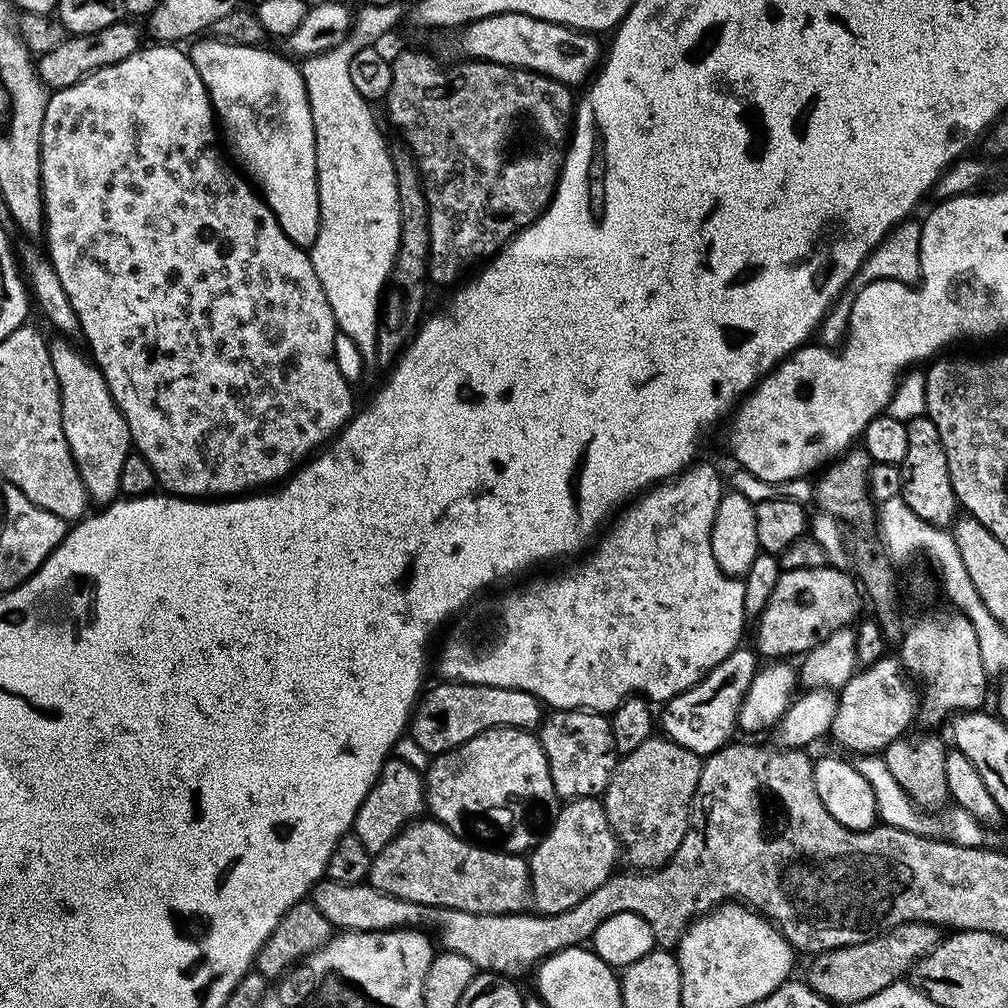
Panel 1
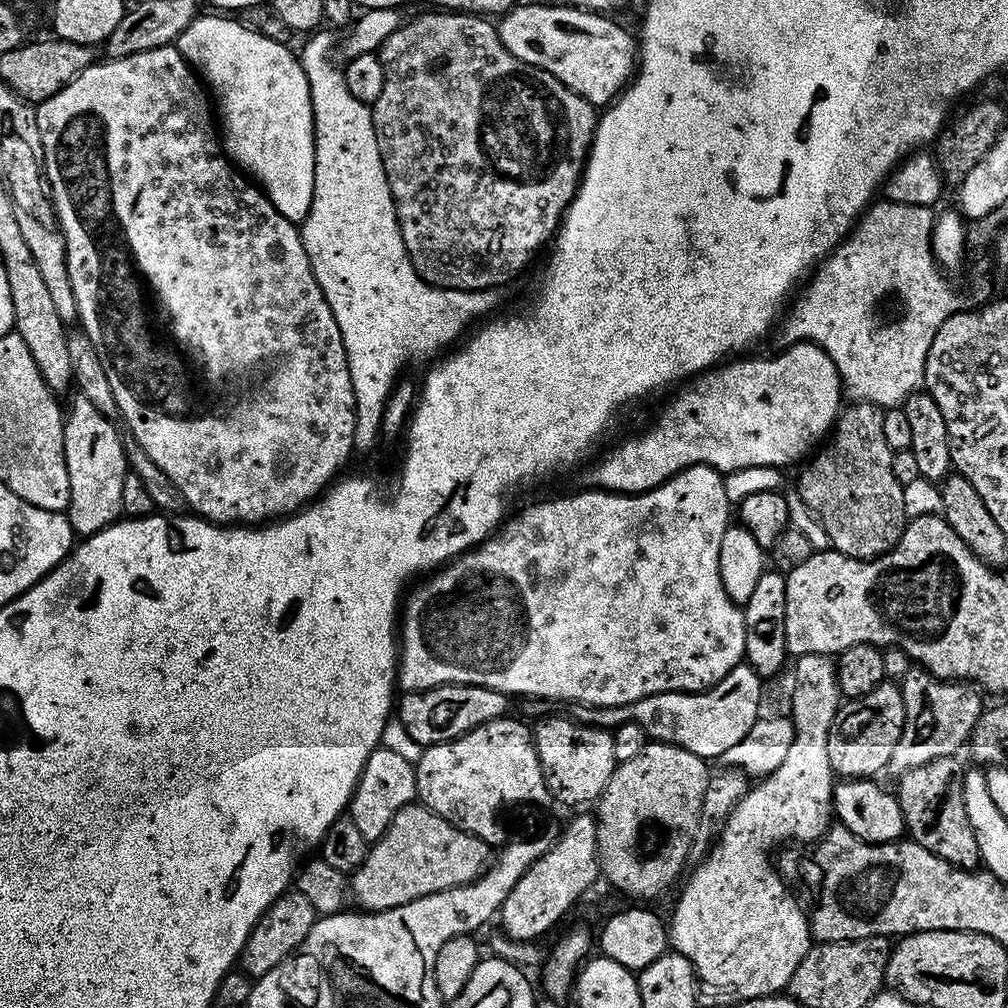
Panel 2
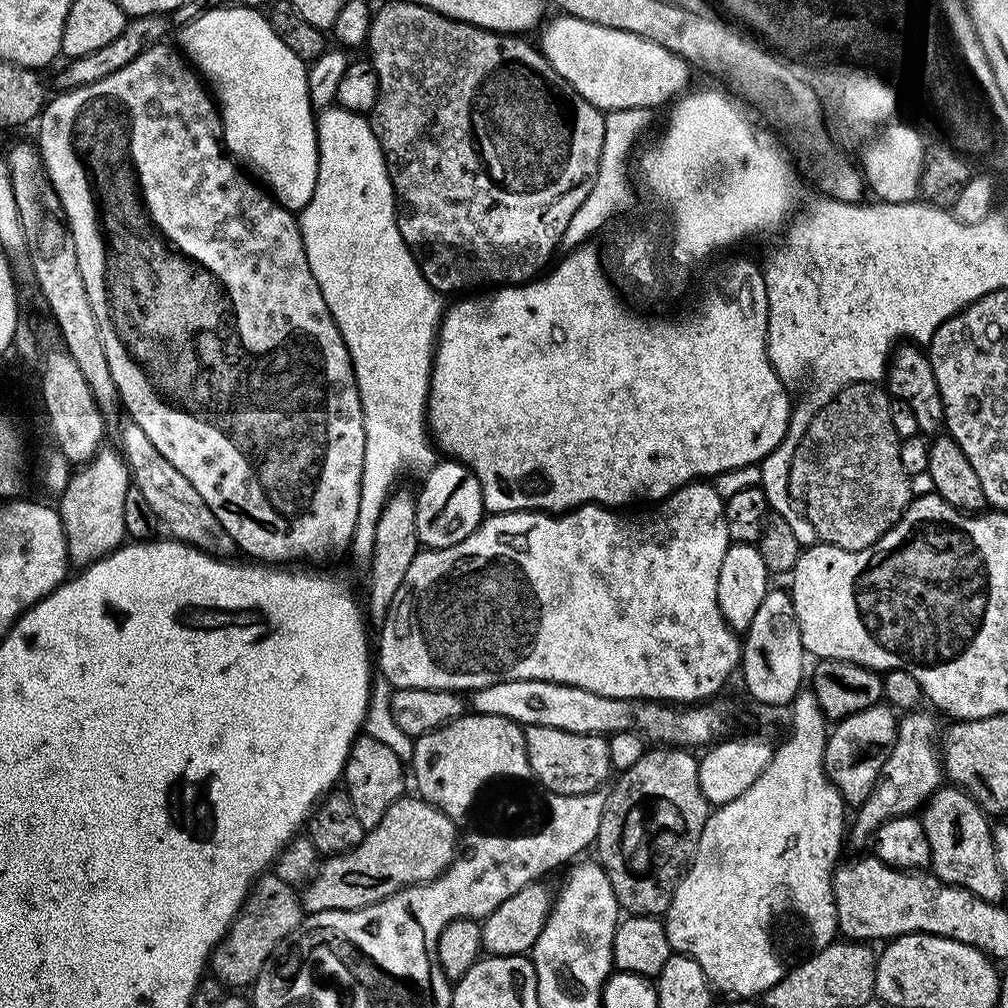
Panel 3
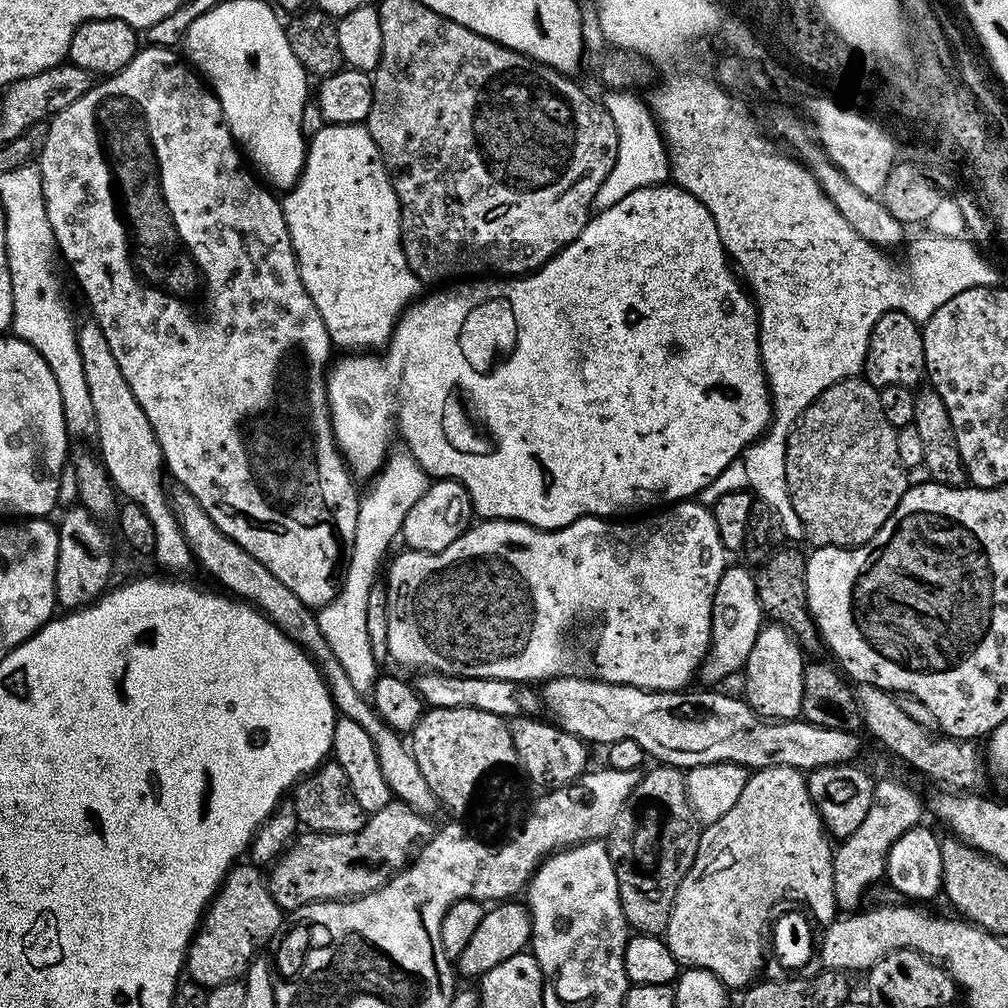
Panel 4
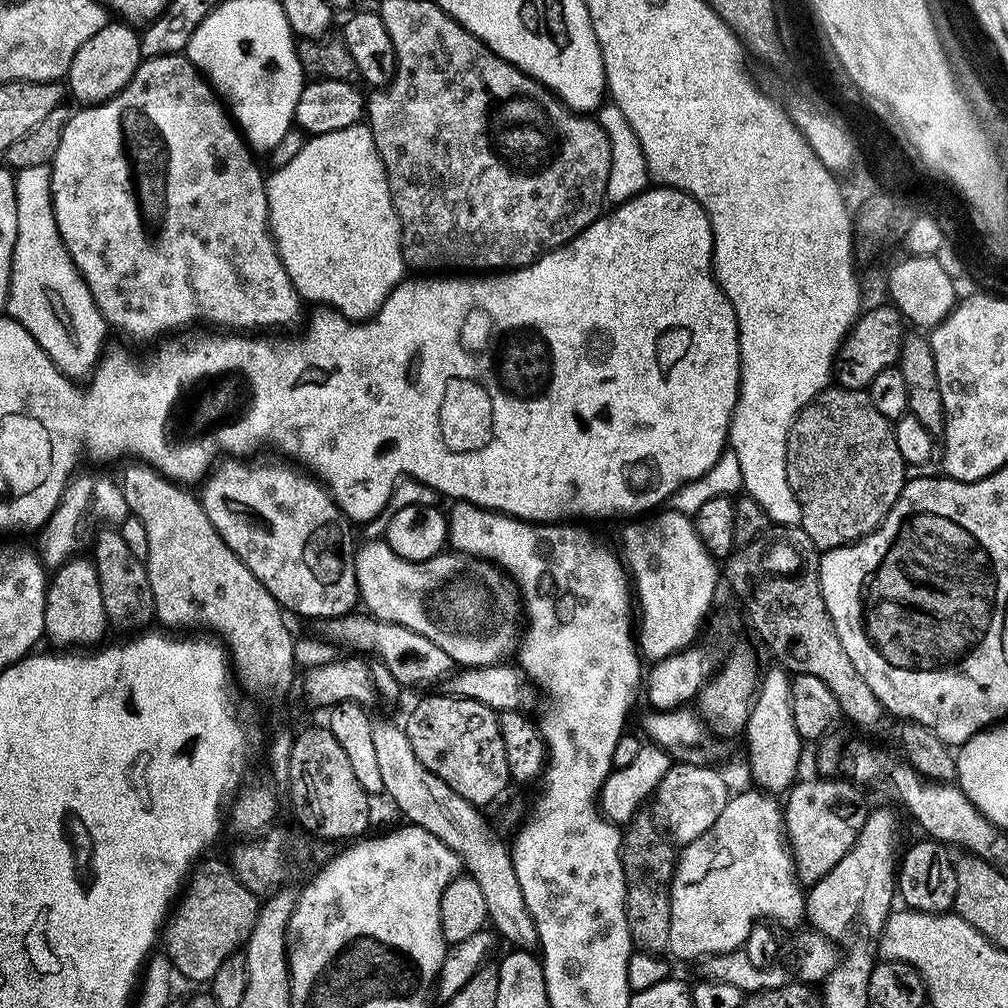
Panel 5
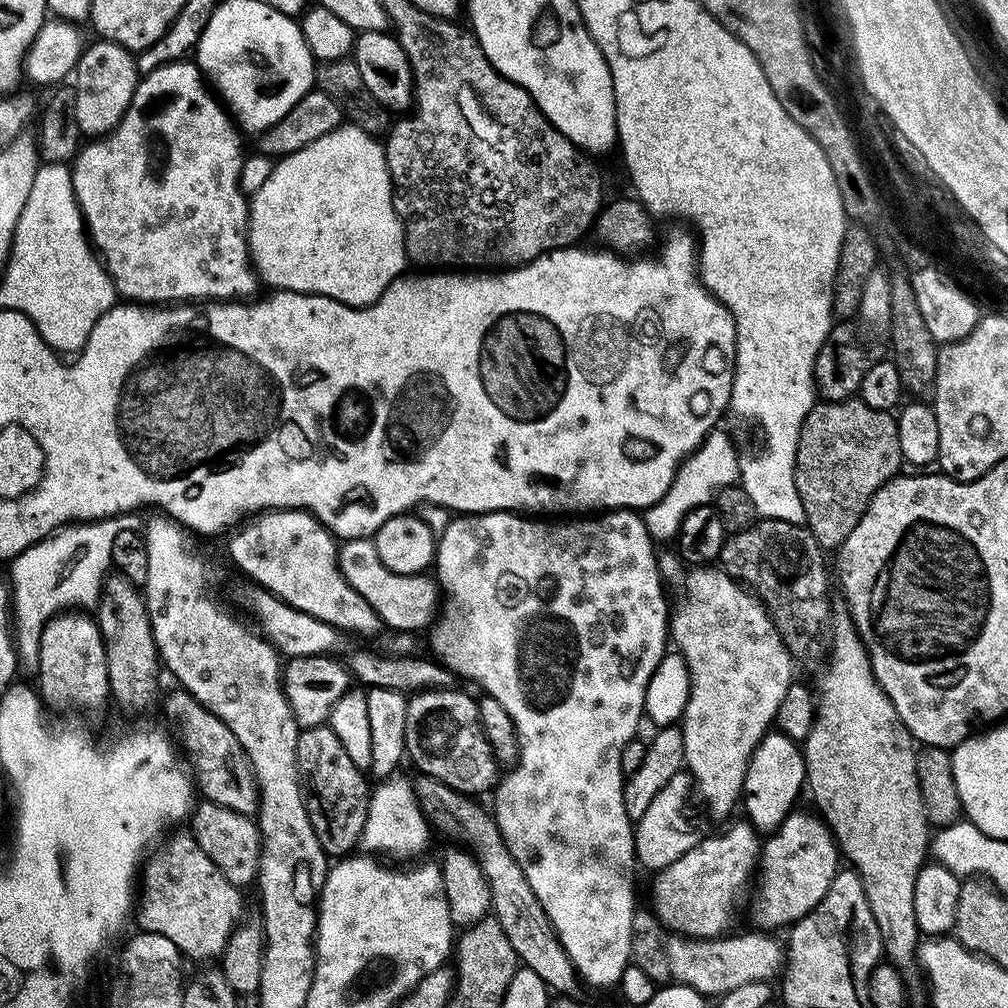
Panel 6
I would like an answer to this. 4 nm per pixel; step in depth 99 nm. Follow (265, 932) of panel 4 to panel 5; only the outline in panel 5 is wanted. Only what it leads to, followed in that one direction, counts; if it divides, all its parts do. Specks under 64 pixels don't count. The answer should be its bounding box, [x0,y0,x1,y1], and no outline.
[162,859,261,982]

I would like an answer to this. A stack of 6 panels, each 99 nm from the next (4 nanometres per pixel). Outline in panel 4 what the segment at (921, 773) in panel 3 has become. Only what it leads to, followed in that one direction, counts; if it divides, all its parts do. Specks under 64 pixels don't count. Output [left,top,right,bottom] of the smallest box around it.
[832,780,926,910]

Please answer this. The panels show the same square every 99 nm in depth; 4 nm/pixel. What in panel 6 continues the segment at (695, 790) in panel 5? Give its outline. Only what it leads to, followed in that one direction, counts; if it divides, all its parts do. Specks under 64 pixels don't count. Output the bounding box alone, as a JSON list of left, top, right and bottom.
[635,770,702,870]

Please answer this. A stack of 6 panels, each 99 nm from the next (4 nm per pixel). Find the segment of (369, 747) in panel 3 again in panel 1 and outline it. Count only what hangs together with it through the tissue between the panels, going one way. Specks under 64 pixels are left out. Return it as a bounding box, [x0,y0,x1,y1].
[351,758,425,853]

